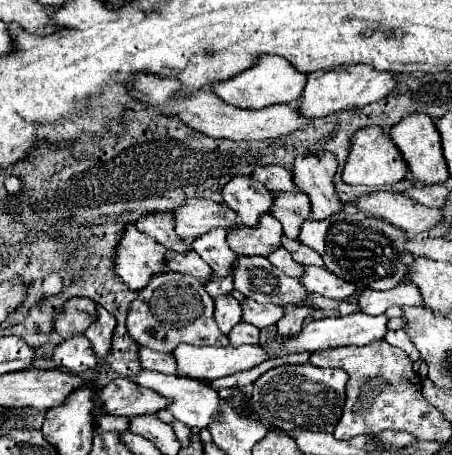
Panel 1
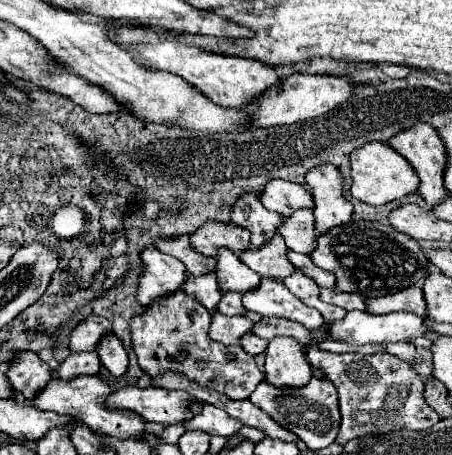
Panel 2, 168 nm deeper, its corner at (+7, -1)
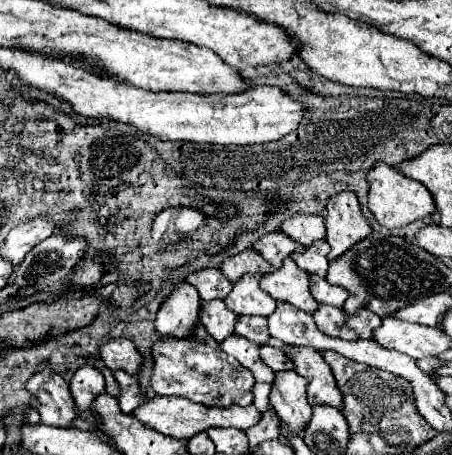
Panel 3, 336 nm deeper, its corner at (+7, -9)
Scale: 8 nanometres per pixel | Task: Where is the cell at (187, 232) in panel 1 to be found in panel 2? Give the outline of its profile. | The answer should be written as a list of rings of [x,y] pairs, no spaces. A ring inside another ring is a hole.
[[[205,221],[197,231],[189,235],[189,243],[203,255],[213,257],[219,247],[231,251],[243,251],[249,247],[249,233],[233,223]]]

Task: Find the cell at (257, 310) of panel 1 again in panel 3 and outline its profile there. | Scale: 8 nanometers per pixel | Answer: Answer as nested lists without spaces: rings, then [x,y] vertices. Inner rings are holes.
[[[291,347],[287,355],[293,359],[295,371],[301,377],[309,377],[307,385],[307,399],[309,405],[331,405],[335,409],[343,409],[343,395],[337,389],[335,377],[331,373],[331,367],[323,361],[321,353],[317,353],[311,347]]]

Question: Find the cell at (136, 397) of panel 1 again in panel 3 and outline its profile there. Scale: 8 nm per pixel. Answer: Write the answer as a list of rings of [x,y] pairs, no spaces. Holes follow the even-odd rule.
[[[153,397],[149,399],[145,405],[135,409],[135,417],[145,423],[147,427],[175,437],[175,439],[191,439],[193,435],[207,431],[209,427],[235,427],[235,429],[249,429],[251,425],[255,425],[261,419],[261,413],[257,411],[255,405],[251,407],[205,407],[199,405],[191,399],[183,399],[183,397]]]

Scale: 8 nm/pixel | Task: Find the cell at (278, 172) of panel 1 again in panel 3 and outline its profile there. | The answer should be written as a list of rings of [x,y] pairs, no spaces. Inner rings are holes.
[[[293,215],[289,221],[283,223],[281,231],[303,247],[325,239],[325,223],[319,215]]]

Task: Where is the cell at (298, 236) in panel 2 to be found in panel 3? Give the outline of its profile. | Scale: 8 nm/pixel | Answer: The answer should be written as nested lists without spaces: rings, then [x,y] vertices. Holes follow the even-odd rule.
[[[317,241],[313,243],[311,247],[307,247],[303,253],[293,253],[291,259],[307,273],[311,275],[319,275],[321,279],[325,279],[327,275],[327,267],[329,267],[329,261],[327,261],[327,255],[329,255],[331,247],[327,241]]]

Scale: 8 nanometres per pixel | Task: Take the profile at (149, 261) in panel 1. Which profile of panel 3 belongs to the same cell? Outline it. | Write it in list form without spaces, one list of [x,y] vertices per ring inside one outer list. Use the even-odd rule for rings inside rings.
[[[183,283],[173,291],[173,295],[161,305],[155,329],[163,337],[189,337],[193,339],[193,329],[199,325],[201,299],[193,285]]]

